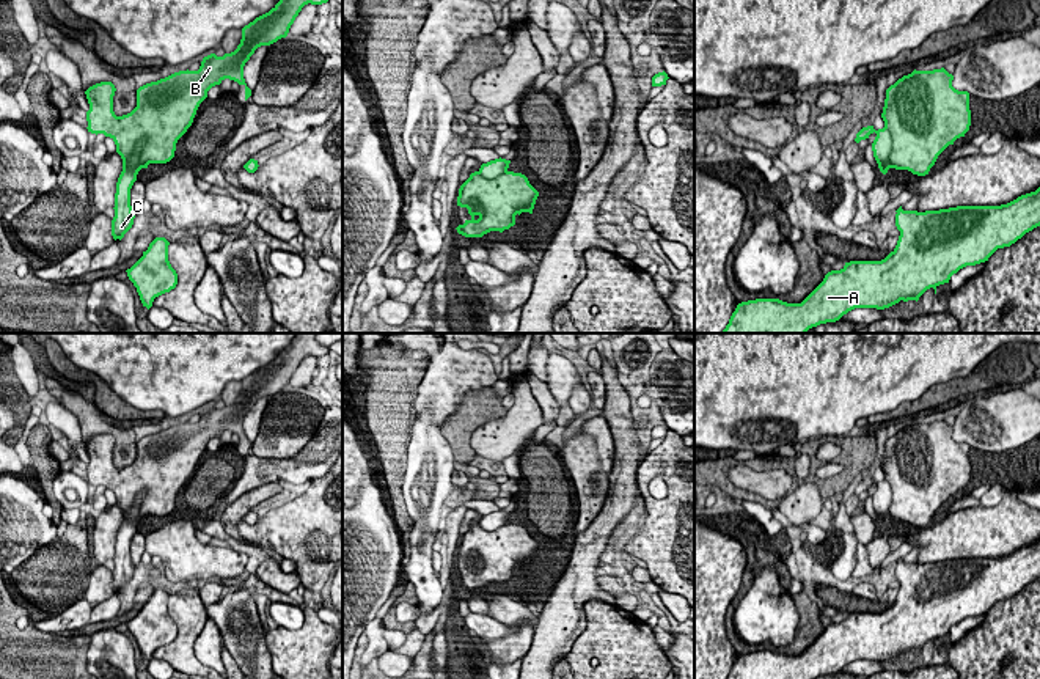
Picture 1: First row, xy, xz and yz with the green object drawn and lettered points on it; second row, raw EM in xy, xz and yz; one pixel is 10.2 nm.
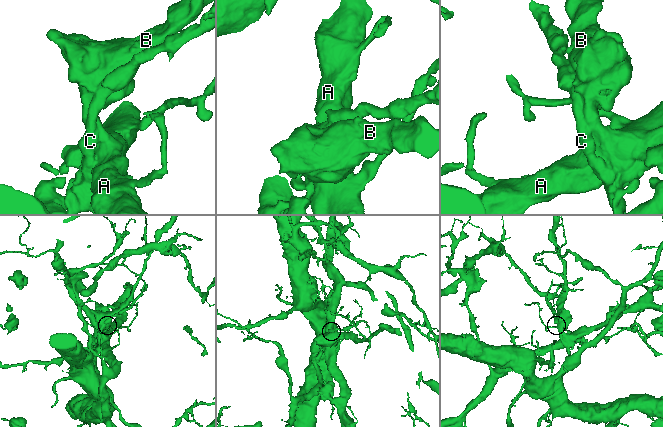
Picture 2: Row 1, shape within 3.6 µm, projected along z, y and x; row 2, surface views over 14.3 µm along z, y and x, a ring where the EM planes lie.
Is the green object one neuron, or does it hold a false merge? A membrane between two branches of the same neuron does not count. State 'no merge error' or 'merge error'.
merge error

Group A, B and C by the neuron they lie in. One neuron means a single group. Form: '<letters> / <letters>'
A B / C

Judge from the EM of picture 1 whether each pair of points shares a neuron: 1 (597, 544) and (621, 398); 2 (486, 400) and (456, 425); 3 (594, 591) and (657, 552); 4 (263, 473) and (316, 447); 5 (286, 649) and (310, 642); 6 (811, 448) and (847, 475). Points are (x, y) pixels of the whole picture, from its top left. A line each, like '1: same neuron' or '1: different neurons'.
1: same neuron
2: same neuron
3: different neurons
4: same neuron
5: same neuron
6: same neuron

